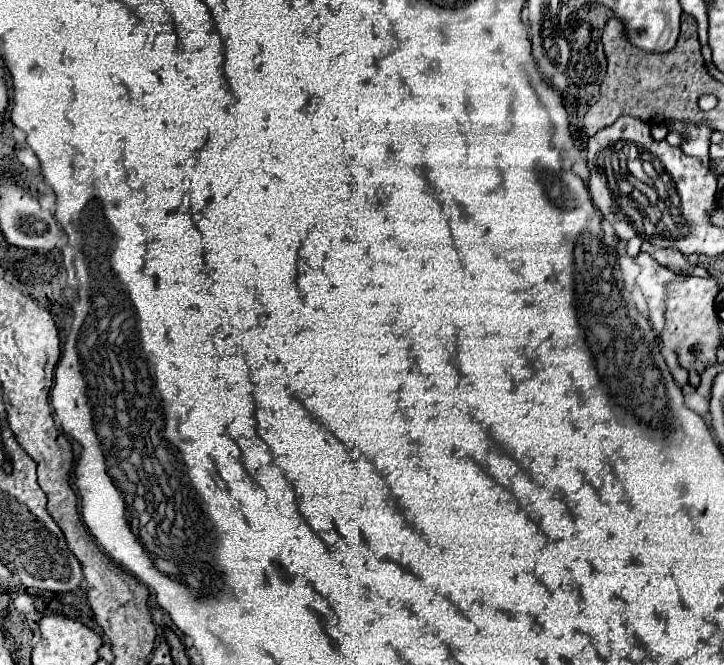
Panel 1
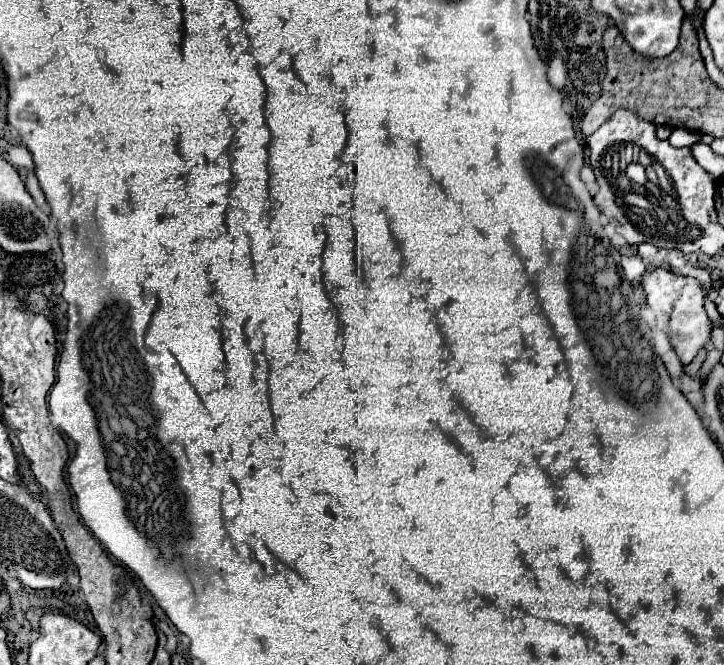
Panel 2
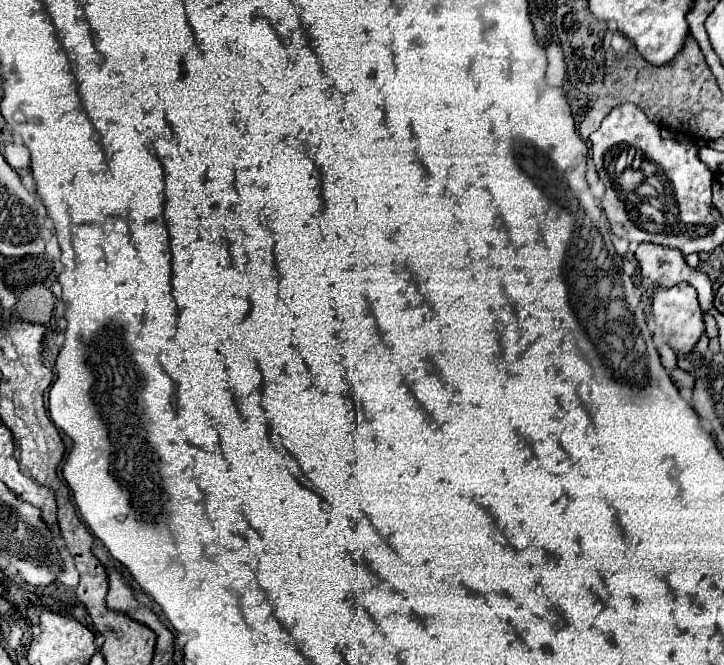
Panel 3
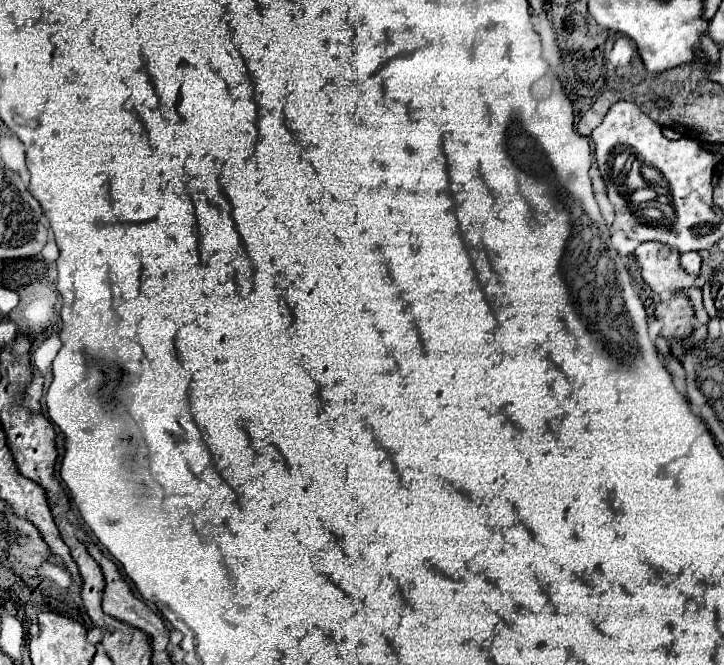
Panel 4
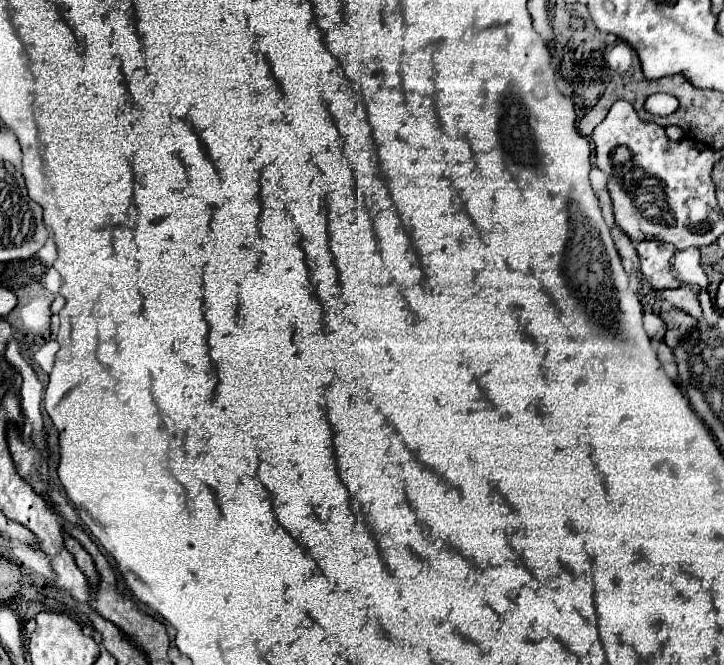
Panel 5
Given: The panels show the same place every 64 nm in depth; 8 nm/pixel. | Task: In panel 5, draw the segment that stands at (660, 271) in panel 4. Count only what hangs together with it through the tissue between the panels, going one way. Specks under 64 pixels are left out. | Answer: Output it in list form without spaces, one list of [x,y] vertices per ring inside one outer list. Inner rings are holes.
[[[644,240],[638,244],[638,256],[642,264],[642,274],[652,284],[654,290],[662,288],[678,288],[682,286],[670,272],[670,260],[676,248],[658,240]]]

